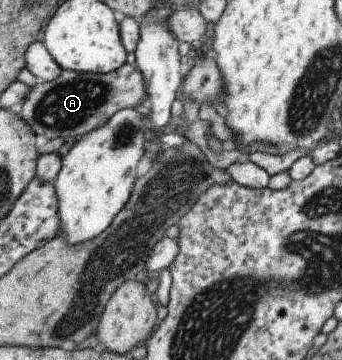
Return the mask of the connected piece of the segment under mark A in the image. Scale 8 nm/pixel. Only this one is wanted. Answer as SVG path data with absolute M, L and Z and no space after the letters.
M124 63L111 73L77 73L64 69L50 82L37 82L31 88L30 100L22 109L21 119L32 127L40 142L62 137L76 139L104 124L122 109L134 109L147 102L144 75L135 65Z

